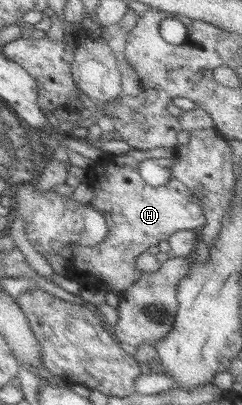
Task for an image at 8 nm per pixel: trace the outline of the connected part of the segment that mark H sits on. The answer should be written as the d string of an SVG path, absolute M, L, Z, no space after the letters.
M154 148L149 151L131 149L124 157L114 157L114 169L110 155L102 157L102 163L93 163L87 170L87 181L94 191L94 199L88 203L98 210L108 224L108 235L96 245L72 245L69 270L64 274L75 278L84 289L110 292L120 295L141 275L135 267L136 257L148 251L150 246L166 241L173 233L197 231L206 223L199 196L172 177L168 183L152 187L138 174L138 165L146 159L170 159L176 161L177 148Z

